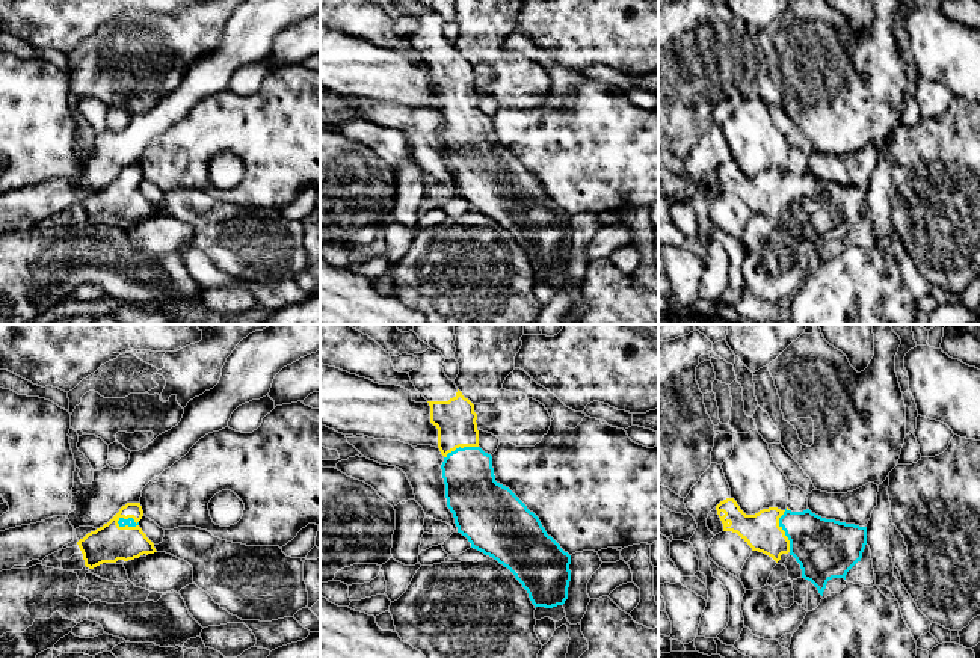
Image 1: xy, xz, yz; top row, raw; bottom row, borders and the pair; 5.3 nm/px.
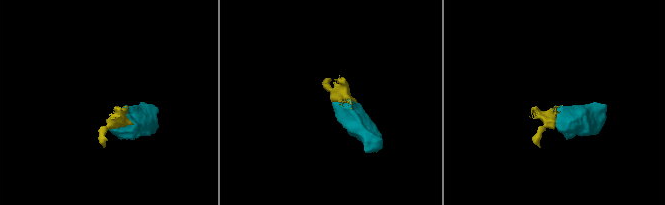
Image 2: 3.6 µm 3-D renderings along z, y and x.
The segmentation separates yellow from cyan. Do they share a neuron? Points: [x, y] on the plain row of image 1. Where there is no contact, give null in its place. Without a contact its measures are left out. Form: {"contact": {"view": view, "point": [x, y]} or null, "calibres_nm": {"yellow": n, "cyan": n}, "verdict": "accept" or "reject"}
{"contact": {"view": "xy", "point": [127, 187]}, "calibres_nm": {"yellow": 200, "cyan": 50}, "verdict": "accept"}

